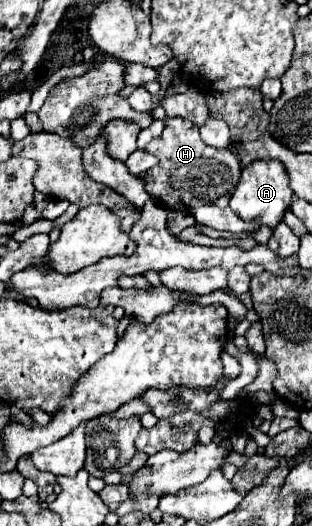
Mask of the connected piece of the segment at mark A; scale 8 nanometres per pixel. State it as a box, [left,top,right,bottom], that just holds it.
[229,160,293,228]

